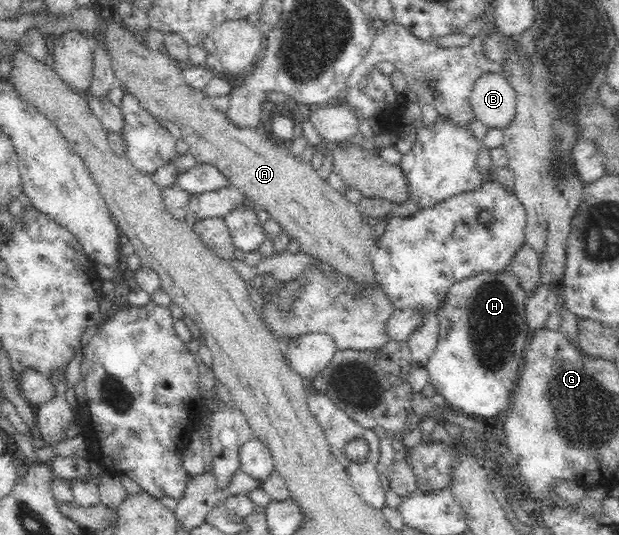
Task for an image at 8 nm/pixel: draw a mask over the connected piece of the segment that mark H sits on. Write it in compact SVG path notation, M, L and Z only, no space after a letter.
M510 268L481 271L450 286L436 311L439 337L434 354L427 364L429 383L434 386L437 394L444 396L449 410L466 415L480 415L486 420L510 407L512 392L519 381L523 355L528 345L525 305L529 296L520 278Z

